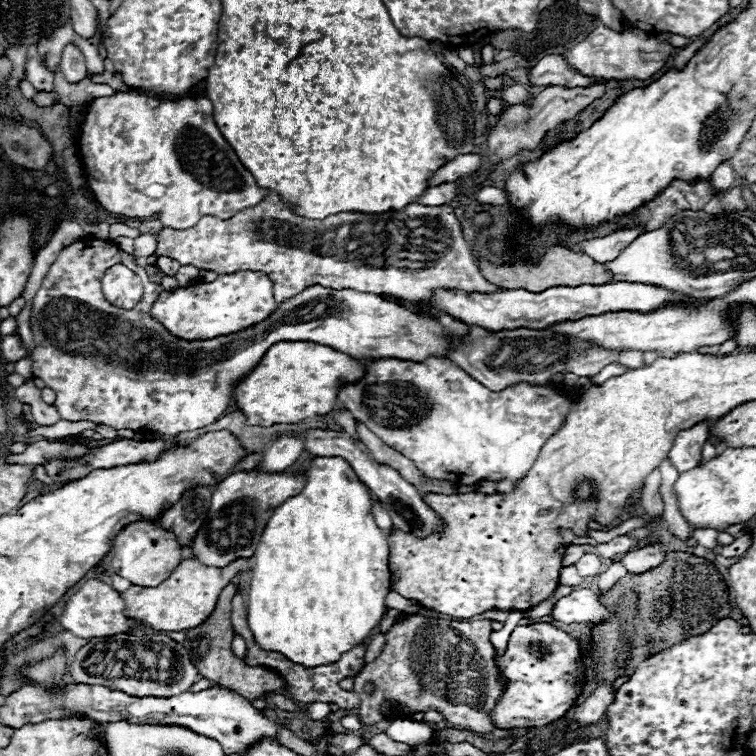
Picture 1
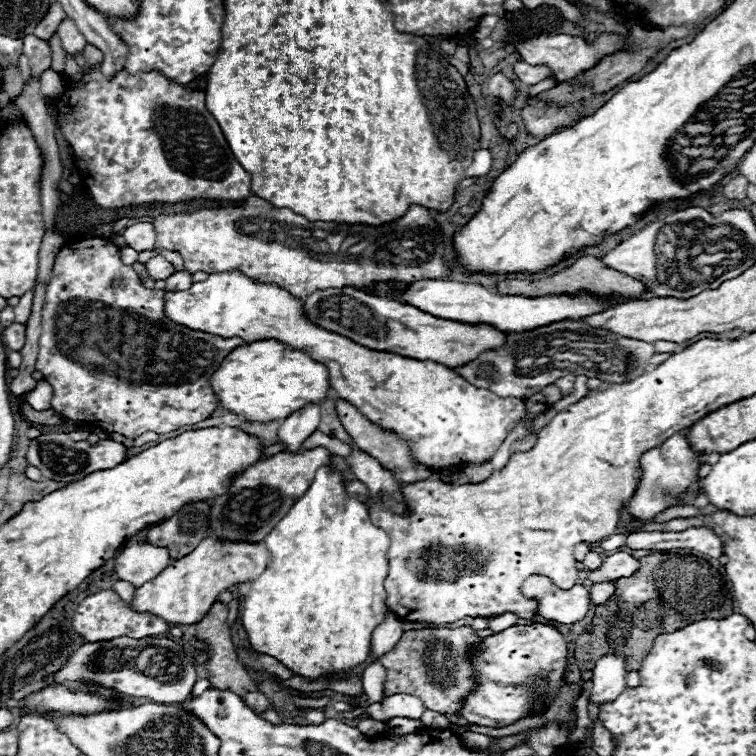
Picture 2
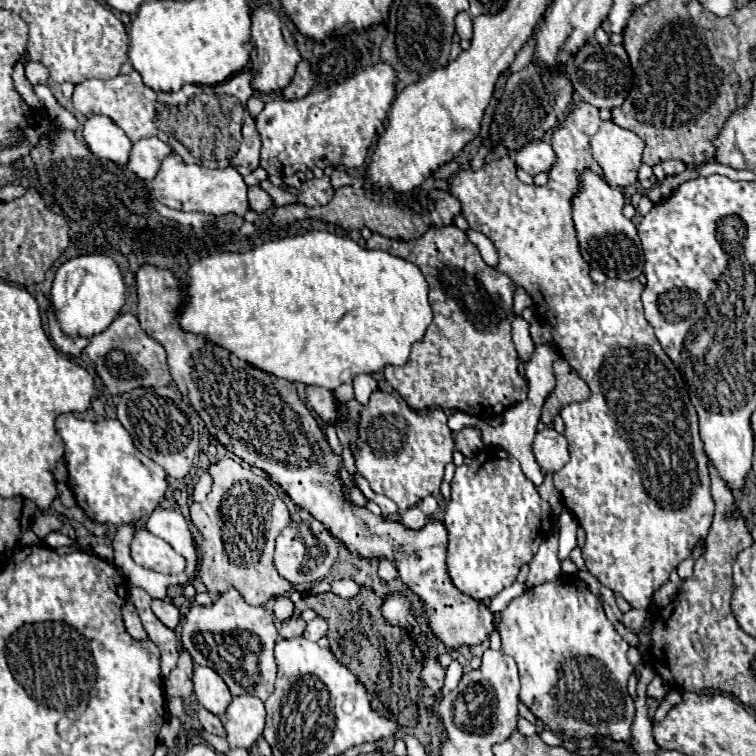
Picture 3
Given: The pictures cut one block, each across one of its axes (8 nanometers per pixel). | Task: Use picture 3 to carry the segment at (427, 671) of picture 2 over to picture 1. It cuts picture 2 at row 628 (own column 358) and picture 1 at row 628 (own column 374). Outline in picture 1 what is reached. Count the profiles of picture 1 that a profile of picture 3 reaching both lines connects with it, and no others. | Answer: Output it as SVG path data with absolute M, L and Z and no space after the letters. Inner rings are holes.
M402 614L394 626L386 632L386 648L382 654L366 664L362 672L354 678L354 692L360 696L360 706L356 710L362 724L372 726L378 724L384 718L382 714L382 702L392 700L402 716L412 716L416 712L428 712L436 710L444 716L446 722L472 730L476 734L492 734L496 730L490 712L494 710L498 698L504 694L504 684L498 680L500 670L494 662L494 646L490 642L492 634L492 620L472 620L472 622L450 622L444 618L428 618L420 614ZM366 682L376 684L376 692L372 696L366 696L362 692L362 686Z

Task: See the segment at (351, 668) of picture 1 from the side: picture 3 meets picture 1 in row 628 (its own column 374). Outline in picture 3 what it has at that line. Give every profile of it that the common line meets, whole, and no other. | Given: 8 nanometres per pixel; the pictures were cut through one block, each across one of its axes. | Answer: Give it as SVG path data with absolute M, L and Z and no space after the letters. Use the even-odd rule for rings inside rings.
M432 226L420 238L414 240L392 240L382 234L374 234L366 242L368 250L384 250L392 256L402 256L404 260L416 264L424 274L430 286L430 306L434 312L434 320L428 326L424 338L412 346L410 358L404 366L386 366L384 378L392 388L412 406L414 410L426 408L450 408L462 410L482 420L490 420L500 416L508 406L522 402L528 396L528 382L518 374L518 352L514 348L510 326L514 320L512 314L512 296L514 284L506 274L490 268L478 248L466 238L466 234L458 226Z

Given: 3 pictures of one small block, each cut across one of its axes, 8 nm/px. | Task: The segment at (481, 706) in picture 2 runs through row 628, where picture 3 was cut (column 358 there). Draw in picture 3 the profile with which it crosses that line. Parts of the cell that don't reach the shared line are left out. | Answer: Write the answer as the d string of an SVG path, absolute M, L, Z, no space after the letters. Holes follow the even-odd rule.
M142 266L138 270L136 274L138 320L144 332L164 346L168 354L170 374L174 378L184 378L190 404L200 414L200 418L206 422L206 428L210 430L210 434L222 446L226 446L226 450L234 452L238 458L242 458L250 466L264 470L274 482L278 482L286 490L286 494L294 500L294 504L300 508L306 508L316 520L320 520L332 532L332 536L338 538L350 550L350 554L366 558L366 560L384 560L384 558L390 560L396 566L400 580L420 598L420 602L424 602L424 616L428 620L428 626L448 650L456 650L458 646L482 644L494 630L494 614L480 600L474 600L472 596L466 596L460 590L456 590L456 586L452 586L448 572L446 572L448 534L444 530L444 524L438 520L430 520L422 530L410 530L400 522L388 520L384 516L376 516L368 508L360 508L352 504L340 480L342 458L330 448L316 418L300 400L296 386L288 380L282 380L260 368L246 364L244 360L232 356L228 350L206 342L202 336L184 332L178 326L178 312L182 308L184 290L170 288L170 280L176 280L170 270L162 270L156 266Z

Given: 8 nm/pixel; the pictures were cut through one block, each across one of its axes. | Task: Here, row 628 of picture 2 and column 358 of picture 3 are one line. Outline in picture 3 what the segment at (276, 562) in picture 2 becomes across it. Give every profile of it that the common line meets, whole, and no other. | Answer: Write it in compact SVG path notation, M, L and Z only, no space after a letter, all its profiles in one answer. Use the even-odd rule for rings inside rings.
M306 232L300 236L292 236L292 238L264 242L258 248L252 248L248 252L222 252L222 254L214 254L214 256L204 256L204 258L196 260L194 264L190 264L186 298L184 298L182 310L178 314L178 320L180 320L180 328L184 332L198 334L198 336L206 338L208 342L228 350L230 354L238 356L240 360L244 360L244 362L248 362L268 374L274 374L274 376L290 380L290 382L300 382L306 386L312 384L312 386L336 390L340 384L352 384L354 376L358 376L358 374L382 372L384 366L388 366L388 364L402 366L408 360L412 344L418 342L420 338L424 338L424 332L432 322L432 310L428 304L428 284L426 284L422 272L418 270L418 266L414 266L412 262L392 256L382 250L366 250L350 238L336 236L330 232Z

